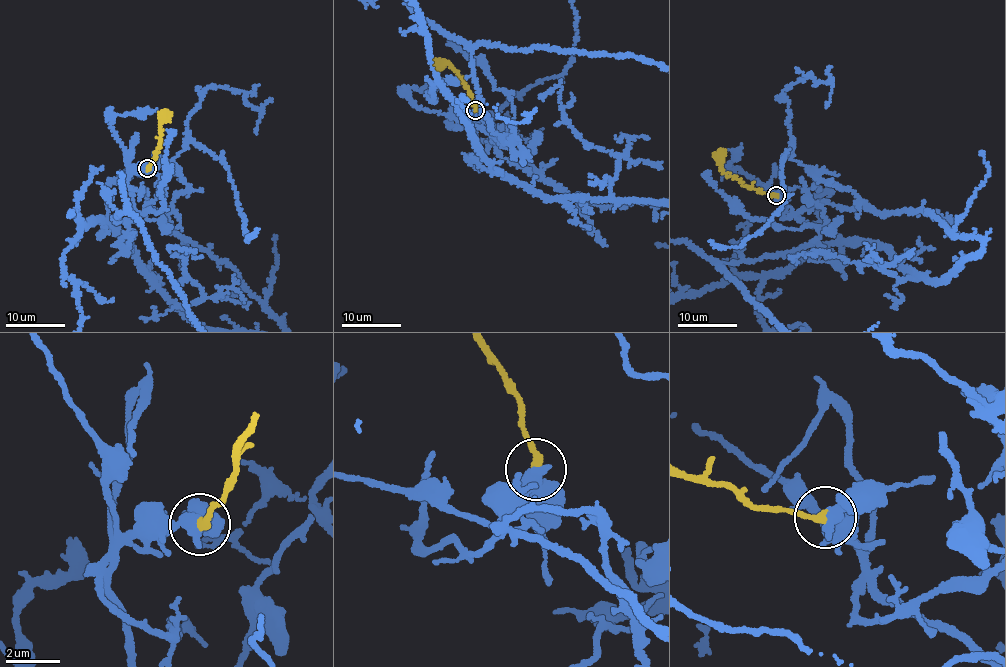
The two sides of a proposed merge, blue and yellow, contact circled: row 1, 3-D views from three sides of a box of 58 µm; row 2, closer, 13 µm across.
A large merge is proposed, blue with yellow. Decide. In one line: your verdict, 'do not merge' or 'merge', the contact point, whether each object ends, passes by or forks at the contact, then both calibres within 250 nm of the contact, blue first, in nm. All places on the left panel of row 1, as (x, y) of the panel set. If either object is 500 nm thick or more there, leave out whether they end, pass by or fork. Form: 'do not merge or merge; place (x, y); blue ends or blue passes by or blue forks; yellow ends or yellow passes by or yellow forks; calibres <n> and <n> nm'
merge; place (147, 168); blue passes by; yellow ends; calibres 400 and 240 nm

